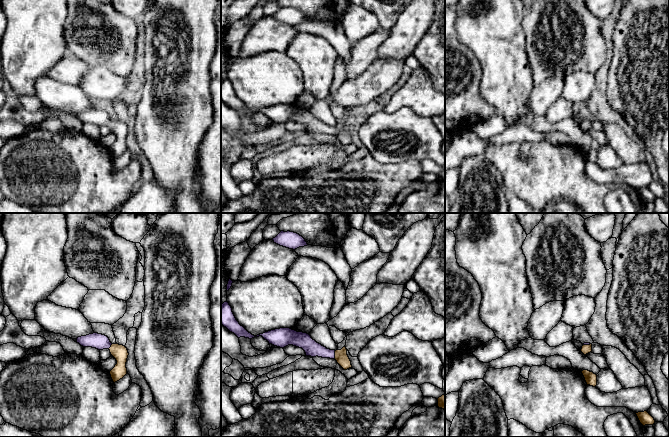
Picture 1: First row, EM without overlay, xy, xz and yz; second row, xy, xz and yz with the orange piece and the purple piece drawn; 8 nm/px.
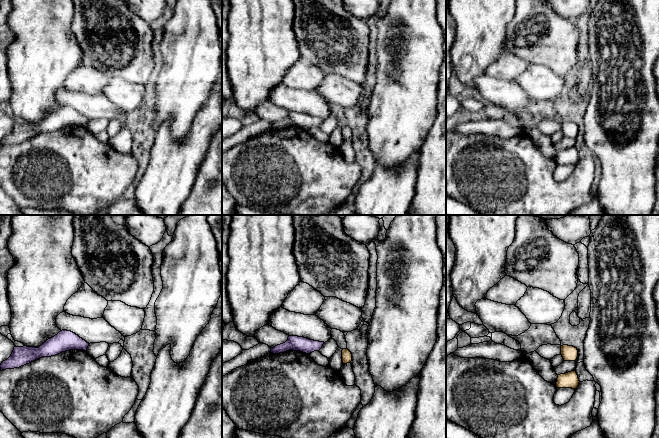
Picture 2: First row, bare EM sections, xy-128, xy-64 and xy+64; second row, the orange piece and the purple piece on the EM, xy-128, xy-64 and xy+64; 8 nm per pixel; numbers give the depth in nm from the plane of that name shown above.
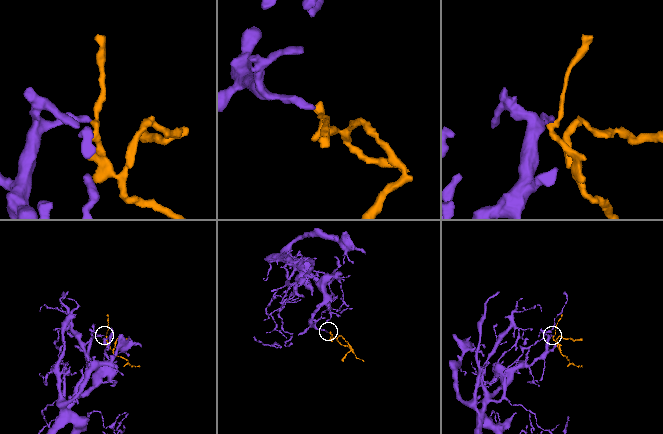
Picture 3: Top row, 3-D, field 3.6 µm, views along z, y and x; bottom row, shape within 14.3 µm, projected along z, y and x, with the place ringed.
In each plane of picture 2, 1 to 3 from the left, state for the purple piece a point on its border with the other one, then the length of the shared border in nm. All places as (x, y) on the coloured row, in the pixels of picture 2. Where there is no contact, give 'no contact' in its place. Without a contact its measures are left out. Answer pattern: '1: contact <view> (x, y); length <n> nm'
1: no contact
2: no contact
3: no contact

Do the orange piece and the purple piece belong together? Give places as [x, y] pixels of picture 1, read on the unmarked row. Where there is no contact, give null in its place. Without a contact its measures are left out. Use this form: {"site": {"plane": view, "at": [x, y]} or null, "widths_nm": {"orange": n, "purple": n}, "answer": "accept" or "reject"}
{"site": {"plane": "xz", "at": [335, 130]}, "widths_nm": {"orange": 100, "purple": 120}, "answer": "accept"}

